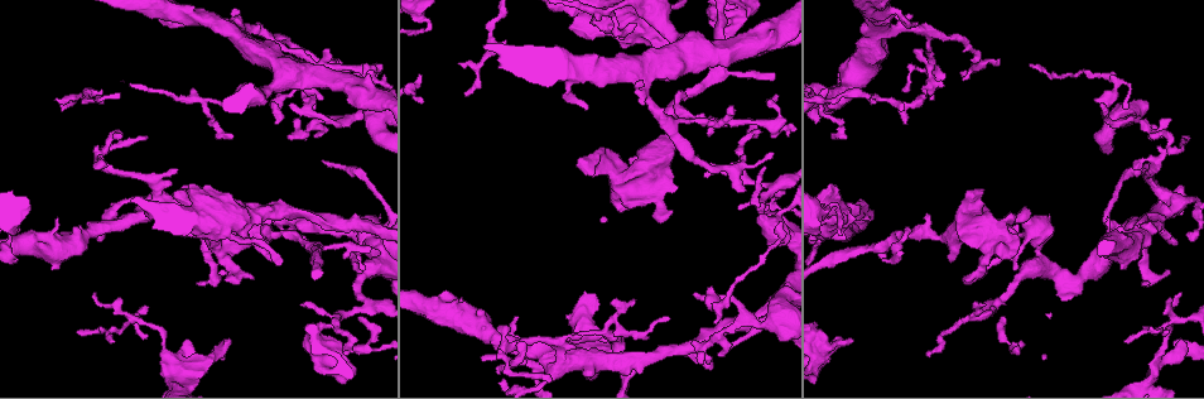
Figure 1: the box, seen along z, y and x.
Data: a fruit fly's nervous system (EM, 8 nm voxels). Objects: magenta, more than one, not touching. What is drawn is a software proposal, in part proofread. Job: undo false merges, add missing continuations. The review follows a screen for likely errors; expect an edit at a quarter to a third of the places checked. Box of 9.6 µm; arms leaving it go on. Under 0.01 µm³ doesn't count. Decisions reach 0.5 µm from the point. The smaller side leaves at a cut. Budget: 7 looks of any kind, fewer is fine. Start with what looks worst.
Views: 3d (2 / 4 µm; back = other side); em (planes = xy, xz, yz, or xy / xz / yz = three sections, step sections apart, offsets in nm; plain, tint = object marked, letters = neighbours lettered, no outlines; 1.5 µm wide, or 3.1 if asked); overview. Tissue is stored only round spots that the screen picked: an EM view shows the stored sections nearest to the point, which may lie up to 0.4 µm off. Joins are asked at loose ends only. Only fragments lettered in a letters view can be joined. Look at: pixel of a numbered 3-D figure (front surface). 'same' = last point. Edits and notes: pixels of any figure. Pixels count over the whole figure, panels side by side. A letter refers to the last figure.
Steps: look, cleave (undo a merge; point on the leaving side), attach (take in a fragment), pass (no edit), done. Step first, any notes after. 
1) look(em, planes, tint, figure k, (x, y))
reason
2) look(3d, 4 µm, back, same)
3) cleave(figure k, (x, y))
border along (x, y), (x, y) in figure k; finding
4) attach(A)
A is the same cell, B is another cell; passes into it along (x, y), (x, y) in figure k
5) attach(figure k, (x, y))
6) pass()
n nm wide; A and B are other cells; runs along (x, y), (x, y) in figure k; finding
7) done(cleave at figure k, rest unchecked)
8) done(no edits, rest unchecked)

look(em, xz, step 8, tint, figure 1, (18, 213))
sudden change in width

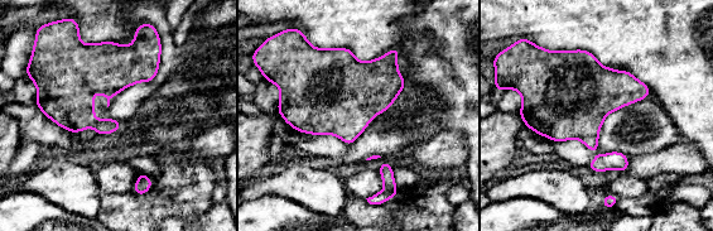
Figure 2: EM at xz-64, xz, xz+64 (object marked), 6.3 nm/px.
look(em, planes, letters, same)

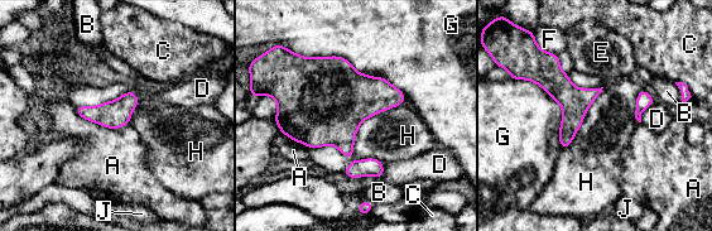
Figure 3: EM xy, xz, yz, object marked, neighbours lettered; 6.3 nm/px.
pass()
G touches over 750 nm; A, B, C, D, E, F, G, H and J are other cells; border along (403, 102), (308, 148) in figure 3; all the same cell

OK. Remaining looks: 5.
look(3d, 2 µm, back, figure 1, (540, 365))
four-way junction

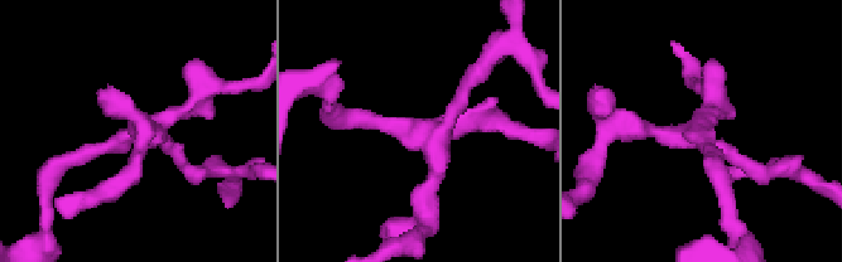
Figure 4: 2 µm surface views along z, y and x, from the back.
look(em, planes, letters, figure 4, (425, 132))
shape alone is not enough

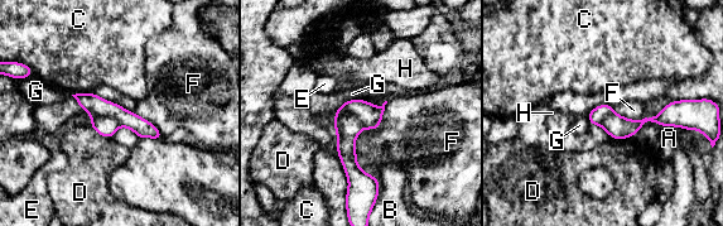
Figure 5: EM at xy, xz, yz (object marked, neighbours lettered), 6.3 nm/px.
cleave(figure 5, (347, 128))
150 nm wide; A, B, C, D, E, F, G and H are other cells; the part that leaves runs along (341, 118), (348, 162), (375, 190) in figure 5; a second cell is stuck on

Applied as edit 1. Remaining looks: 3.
look(em, xz, step 4, letters, figure 1, (774, 97))
thin end

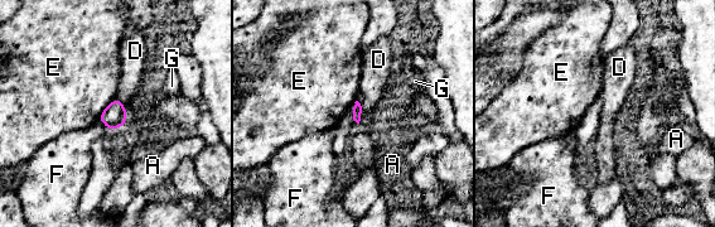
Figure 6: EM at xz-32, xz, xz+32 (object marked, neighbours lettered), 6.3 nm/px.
pass()
A, D, E, F and G are other cells; no lettered fragment goes on from it

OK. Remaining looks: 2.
done(cleave at figure 5, rest unchecked)

